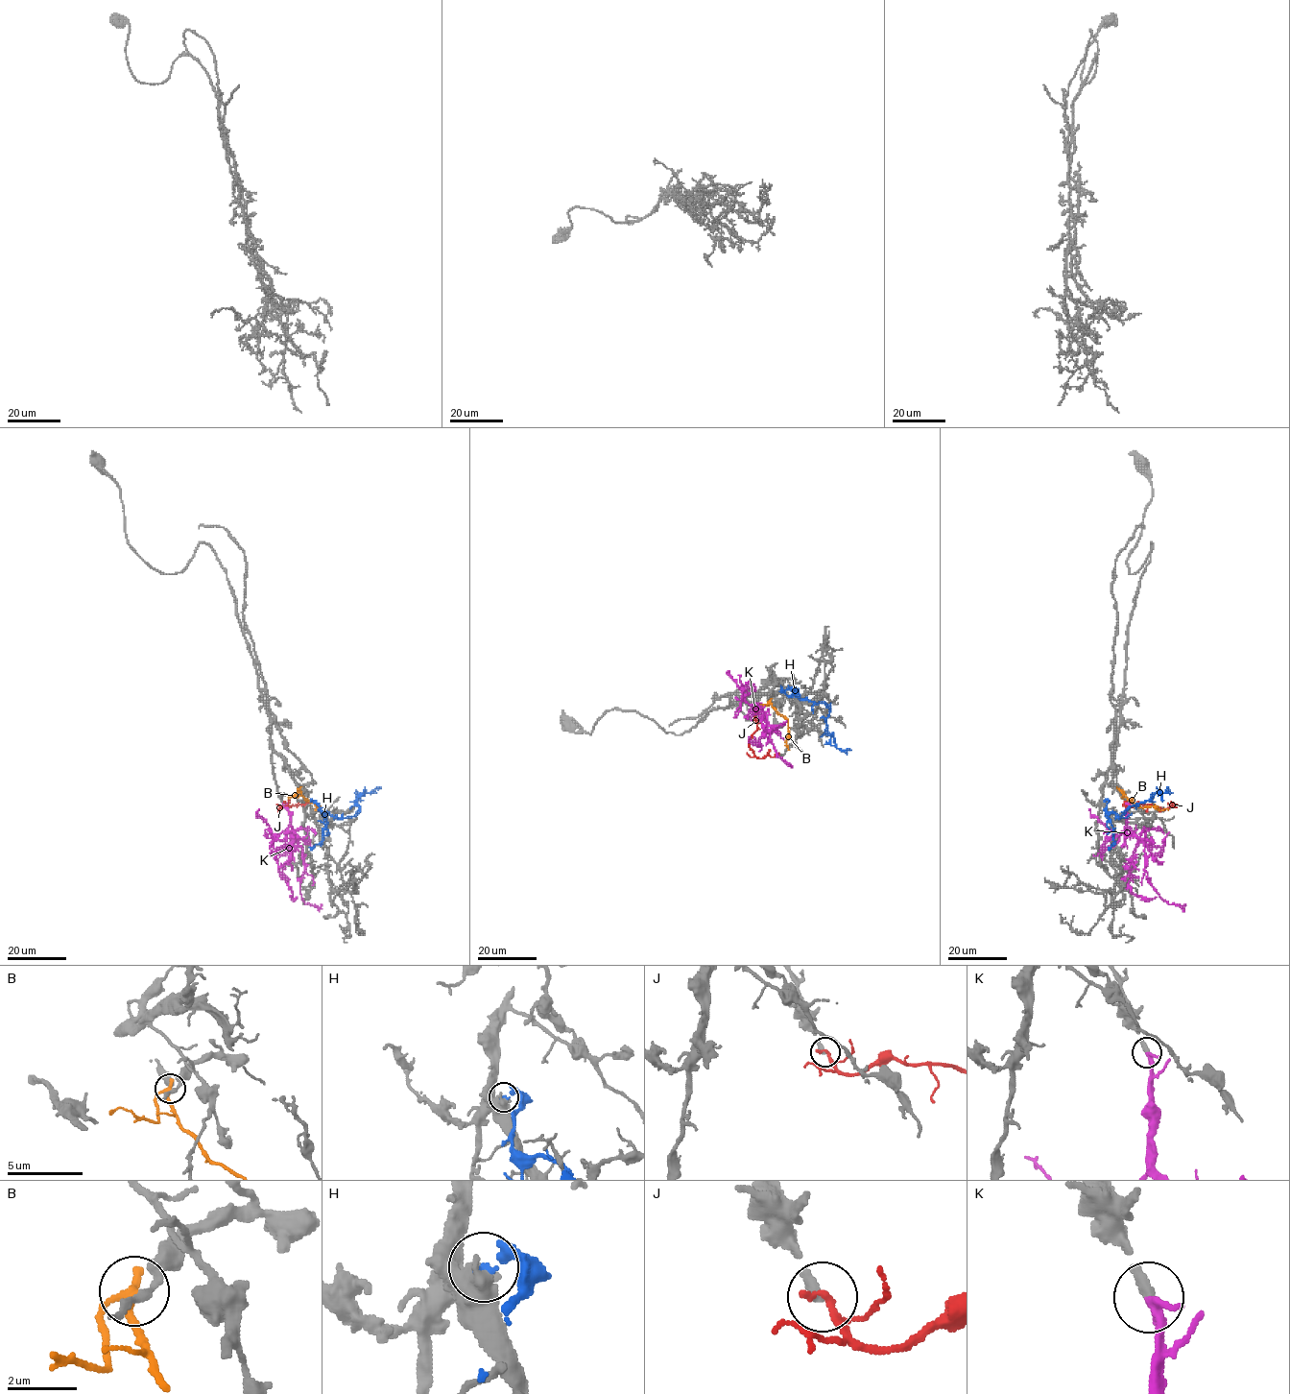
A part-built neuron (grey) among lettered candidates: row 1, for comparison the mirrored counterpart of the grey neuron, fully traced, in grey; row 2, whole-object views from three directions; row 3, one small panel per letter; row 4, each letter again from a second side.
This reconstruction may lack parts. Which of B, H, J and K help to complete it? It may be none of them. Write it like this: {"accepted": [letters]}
{"accepted": ["K"]}

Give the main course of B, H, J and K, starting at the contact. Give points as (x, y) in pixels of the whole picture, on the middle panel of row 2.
B: (771, 699), (771, 706), (787, 721), (790, 736), (786, 745), (789, 750)
H: (780, 686), (791, 687), (800, 699), (824, 702), (830, 709), (826, 731), (837, 749), (850, 749)
J: (754, 708), (757, 730), (750, 740), (750, 749), (758, 758), (779, 753)
K: (753, 708), (760, 709), (768, 724), (776, 727), (771, 731), (770, 738), (776, 752), (791, 767)

